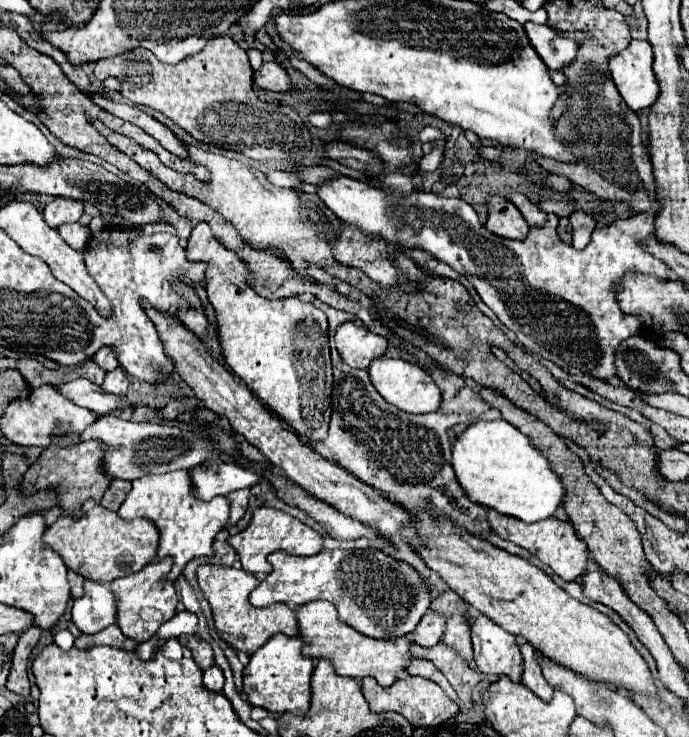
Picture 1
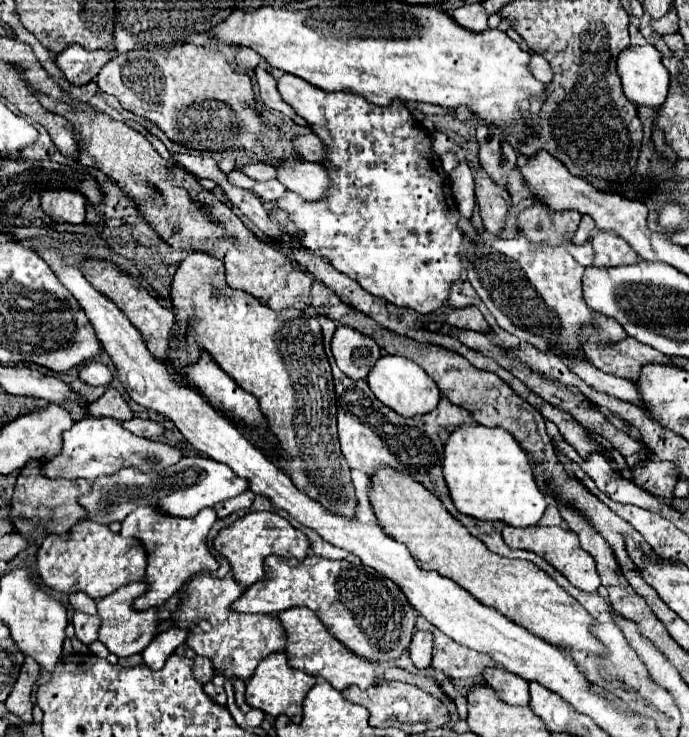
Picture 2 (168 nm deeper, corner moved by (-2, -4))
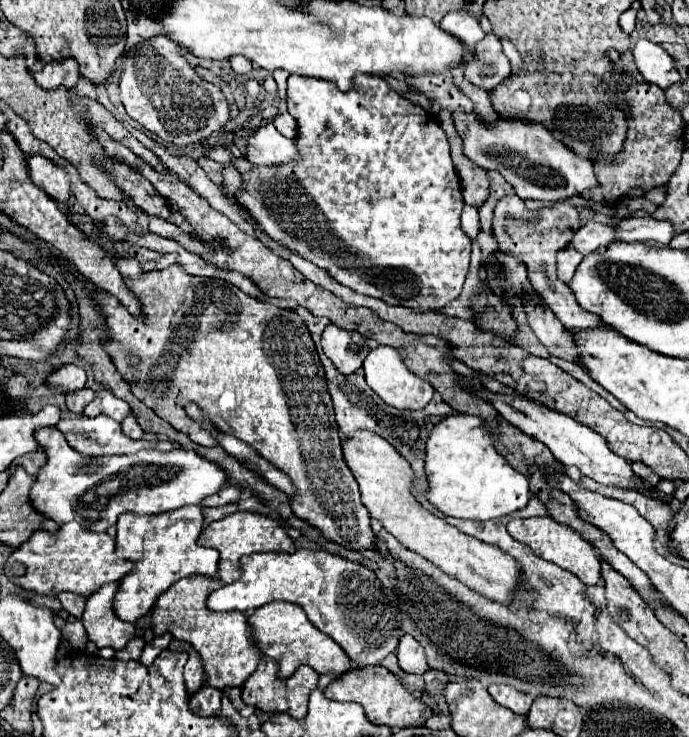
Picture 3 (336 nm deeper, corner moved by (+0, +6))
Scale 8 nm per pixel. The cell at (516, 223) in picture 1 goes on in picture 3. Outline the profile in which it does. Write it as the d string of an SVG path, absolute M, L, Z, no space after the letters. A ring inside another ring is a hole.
M440 110L438 116L436 116L438 124L442 126L442 130L446 132L448 136L448 142L452 146L452 160L454 160L454 166L456 166L456 172L460 176L460 182L462 182L462 196L464 196L464 202L470 204L470 206L476 206L480 208L488 194L490 194L490 180L488 180L488 172L470 164L470 160L466 160L466 156L462 156L462 142L458 140L458 134L454 130L454 122L452 122L452 116L448 110Z

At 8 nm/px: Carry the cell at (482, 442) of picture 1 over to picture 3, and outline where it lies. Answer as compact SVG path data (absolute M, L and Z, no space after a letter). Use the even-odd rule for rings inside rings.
M452 414L442 418L426 442L424 472L428 480L426 500L446 516L464 520L494 520L520 510L532 498L528 478L518 474L494 450L494 436L478 416Z

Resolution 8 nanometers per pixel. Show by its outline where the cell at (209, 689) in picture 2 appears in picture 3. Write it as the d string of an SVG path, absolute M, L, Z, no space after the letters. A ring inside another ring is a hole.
M202 686L202 688L190 698L190 710L198 712L200 716L218 714L218 710L220 710L220 698L222 698L222 692L218 692L216 688L206 688L206 686Z

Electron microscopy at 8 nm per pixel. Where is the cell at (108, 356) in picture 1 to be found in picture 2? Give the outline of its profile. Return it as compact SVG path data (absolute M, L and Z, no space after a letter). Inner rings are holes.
M90 360L90 362L86 362L86 366L80 370L80 374L78 374L84 382L88 382L88 384L92 384L92 386L108 386L110 382L112 382L112 370L106 366L106 364L100 364L100 362L96 362L96 360Z

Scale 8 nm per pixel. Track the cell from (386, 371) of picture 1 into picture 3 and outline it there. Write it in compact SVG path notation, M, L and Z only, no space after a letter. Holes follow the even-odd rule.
M376 346L364 360L364 372L368 386L390 406L398 410L422 410L434 396L434 388L426 380L418 380L404 364L398 352L390 346Z

